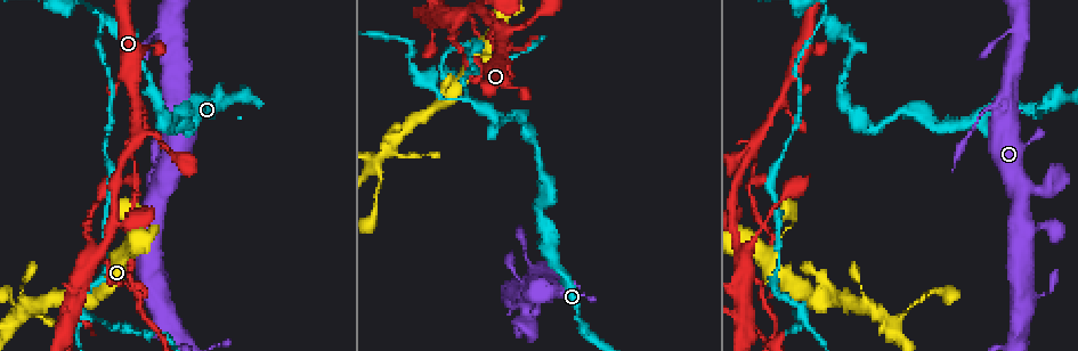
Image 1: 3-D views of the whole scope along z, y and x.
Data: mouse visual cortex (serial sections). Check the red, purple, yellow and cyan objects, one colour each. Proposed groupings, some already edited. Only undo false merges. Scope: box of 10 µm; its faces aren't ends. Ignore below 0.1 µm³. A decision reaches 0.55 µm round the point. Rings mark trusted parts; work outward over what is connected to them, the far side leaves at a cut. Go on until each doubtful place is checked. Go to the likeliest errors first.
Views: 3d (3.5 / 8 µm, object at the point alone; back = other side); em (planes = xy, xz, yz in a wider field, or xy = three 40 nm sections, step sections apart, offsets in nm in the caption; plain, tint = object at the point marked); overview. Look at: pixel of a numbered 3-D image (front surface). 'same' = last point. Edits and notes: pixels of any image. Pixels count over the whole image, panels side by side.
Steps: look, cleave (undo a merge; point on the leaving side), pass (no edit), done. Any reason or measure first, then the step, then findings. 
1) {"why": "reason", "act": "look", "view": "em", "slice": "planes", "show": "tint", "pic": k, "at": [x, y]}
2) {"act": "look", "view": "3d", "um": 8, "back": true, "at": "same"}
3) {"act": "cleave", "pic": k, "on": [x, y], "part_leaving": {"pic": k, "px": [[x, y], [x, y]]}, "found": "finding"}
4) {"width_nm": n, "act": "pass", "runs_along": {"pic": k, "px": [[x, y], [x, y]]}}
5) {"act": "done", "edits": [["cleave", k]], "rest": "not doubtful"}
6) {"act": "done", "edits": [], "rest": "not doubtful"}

{"why": "thin arm on a thick one", "act": "look", "view": "3d", "um": 8, "pic": 1, "at": [743, 250]}

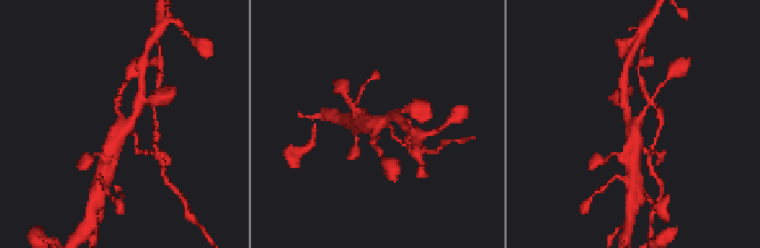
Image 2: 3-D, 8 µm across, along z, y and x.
{"why": "closer look", "act": "look", "view": "3d", "um": 3.5, "at": "same"}

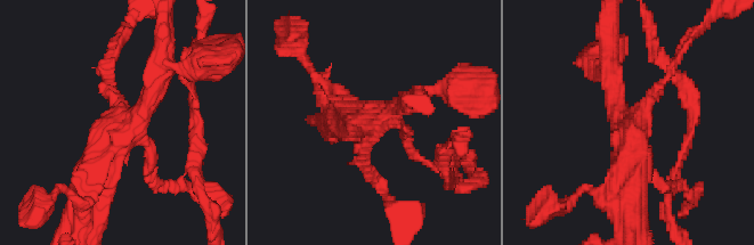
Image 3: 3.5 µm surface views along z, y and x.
{"arms": 4, "arm_widths_nm": [100, 150, 250, 400], "act": "look", "view": "em", "slice": "xy", "step": 1, "show": "tint", "pic": 3, "at": [125, 114]}

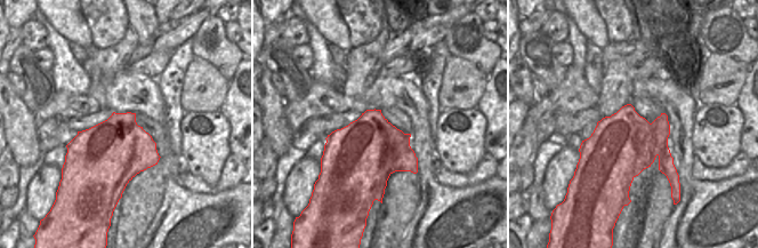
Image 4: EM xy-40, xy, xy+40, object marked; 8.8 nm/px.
{"width_nm": 550, "act": "pass", "runs_along": {"pic": 3, "px": [[413, 101], [364, 143], [369, 169]]}, "found": "all the same cell"}

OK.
{"why": "small branch off a trunk", "act": "look", "view": "3d", "um": 3.5, "pic": 1, "at": [16, 323]}

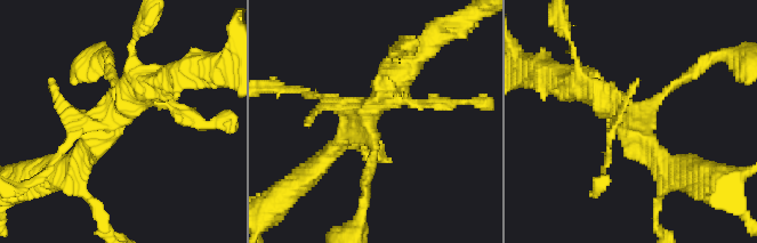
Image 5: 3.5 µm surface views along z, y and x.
{"arms": 4, "arm_widths_nm": [150, 200, 250, 350], "why": "need the tissue", "act": "look", "view": "em", "slice": "planes", "show": "tint", "pic": 5, "at": [647, 116]}

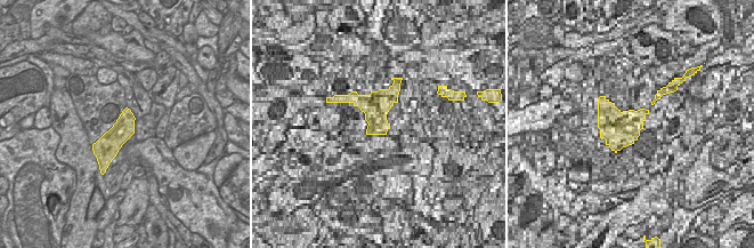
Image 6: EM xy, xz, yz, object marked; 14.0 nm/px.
{"act": "pass", "runs_along": {"pic": 5, "px": [[397, 78], [367, 113], [367, 188]]}, "found": "all the same cell"}

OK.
{"why": "abrupt turn", "act": "look", "view": "3d", "um": 3.5, "pic": 1, "at": [138, 288]}

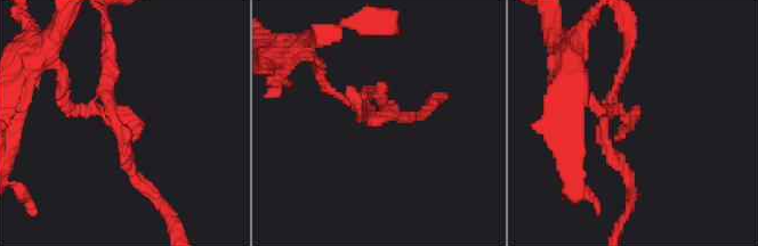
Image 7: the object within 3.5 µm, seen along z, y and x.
{"act": "look", "view": "em", "slice": "xy", "step": 2, "show": "tint", "pic": 7, "at": [122, 119]}

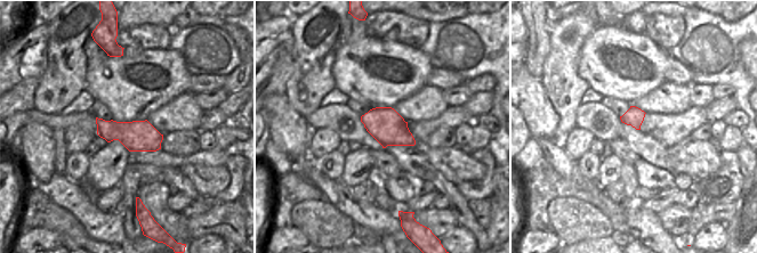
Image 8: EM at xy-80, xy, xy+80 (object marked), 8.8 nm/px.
{"why": "cut it another way", "act": "look", "view": "em", "slice": "xy", "step": 3, "show": "tint", "at": "same"}

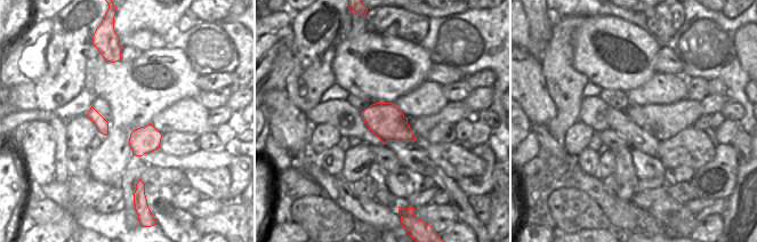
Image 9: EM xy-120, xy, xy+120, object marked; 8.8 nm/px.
{"act": "pass", "found": "continuous, no second cell"}

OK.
{"why": "sharp bend", "act": "look", "view": "3d", "um": 3.5, "pic": 1, "at": [534, 135]}

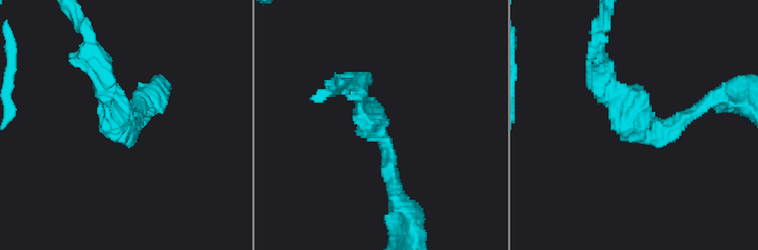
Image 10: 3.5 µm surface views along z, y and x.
{"why": "need the tissue", "act": "look", "view": "em", "slice": "xy", "step": 2, "show": "tint", "pic": 10, "at": [647, 138]}

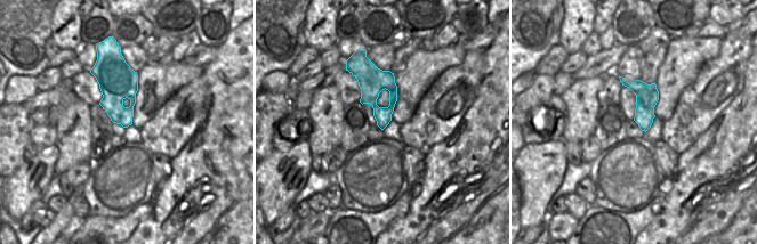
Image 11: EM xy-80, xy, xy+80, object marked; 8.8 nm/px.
{"width_nm": 160, "act": "pass", "runs_along": {"pic": 10, "px": [[396, 192], [385, 143], [357, 90]]}, "found": "all the same cell"}

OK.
{"why": "branch point", "act": "look", "view": "3d", "um": 3.5, "pic": 1, "at": [483, 108]}

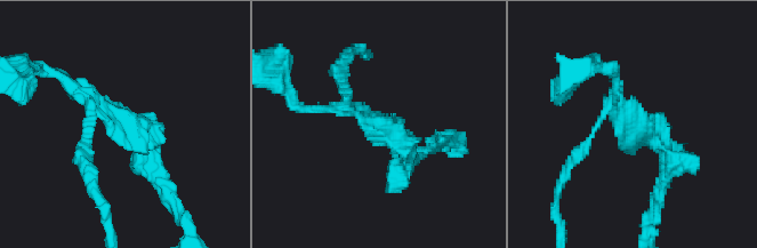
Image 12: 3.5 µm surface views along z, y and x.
{"arms": 3, "arm_widths_nm": [100, 150, 250], "act": "look", "view": "em", "slice": "xy", "step": 3, "show": "tint", "pic": 12, "at": [632, 118]}

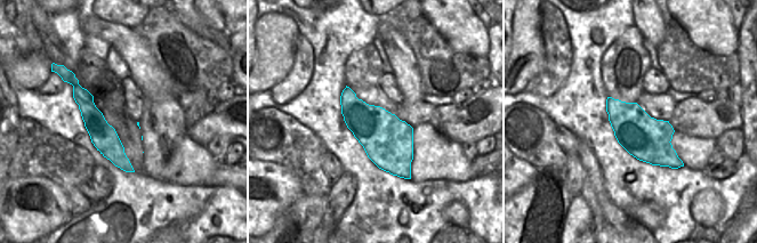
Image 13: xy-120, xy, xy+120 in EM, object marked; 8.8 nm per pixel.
{"act": "pass", "runs_along": {"pic": 12, "px": [[409, 162], [338, 82]]}, "found": "continuous, no second cell"}

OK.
{"act": "look", "view": "3d", "um": 8, "pic": 1, "at": [802, 318]}

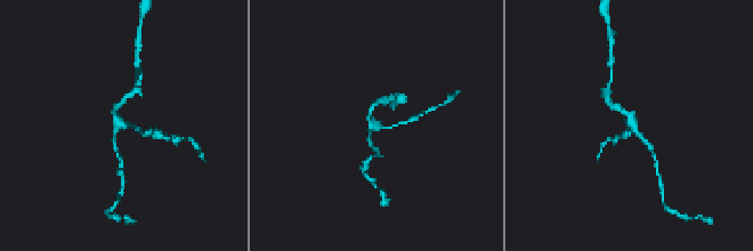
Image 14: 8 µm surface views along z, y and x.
{"why": "closer look", "act": "look", "view": "3d", "um": 3.5, "at": "same"}

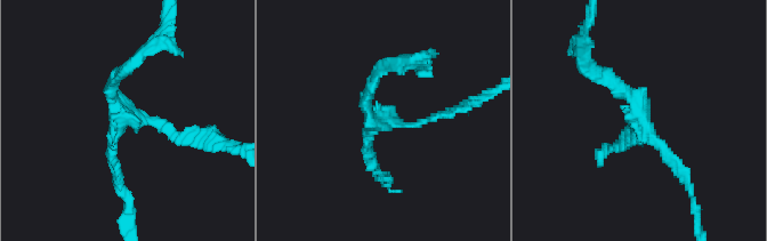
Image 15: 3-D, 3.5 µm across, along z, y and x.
{"arms": 3, "arm_widths_nm": [100, 150, 150], "why": "now the EM", "act": "look", "view": "em", "slice": "xy", "step": 2, "show": "tint", "pic": 15, "at": [125, 115]}

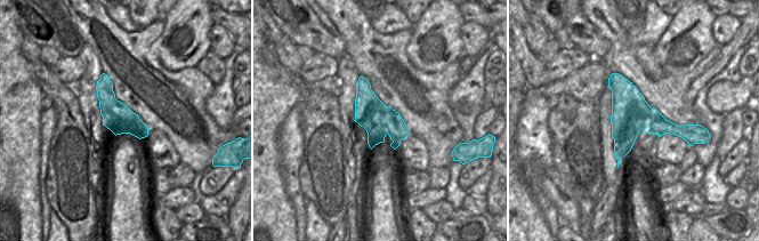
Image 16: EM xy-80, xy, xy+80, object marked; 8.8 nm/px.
{"act": "pass", "found": "one cell here"}

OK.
{"act": "done", "edits": [], "rest": "not doubtful"}

